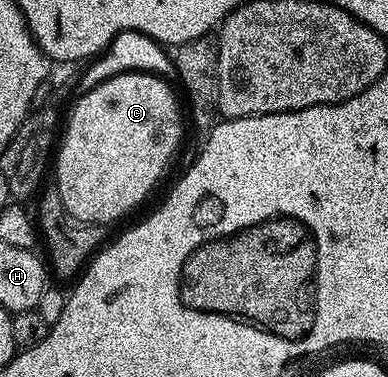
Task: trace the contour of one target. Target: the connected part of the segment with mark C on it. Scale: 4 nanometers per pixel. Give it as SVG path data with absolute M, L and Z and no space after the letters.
M119 74L78 97L65 126L65 139L60 139L55 150L55 185L72 218L94 224L117 222L152 192L181 142L181 110L168 84L156 74Z

